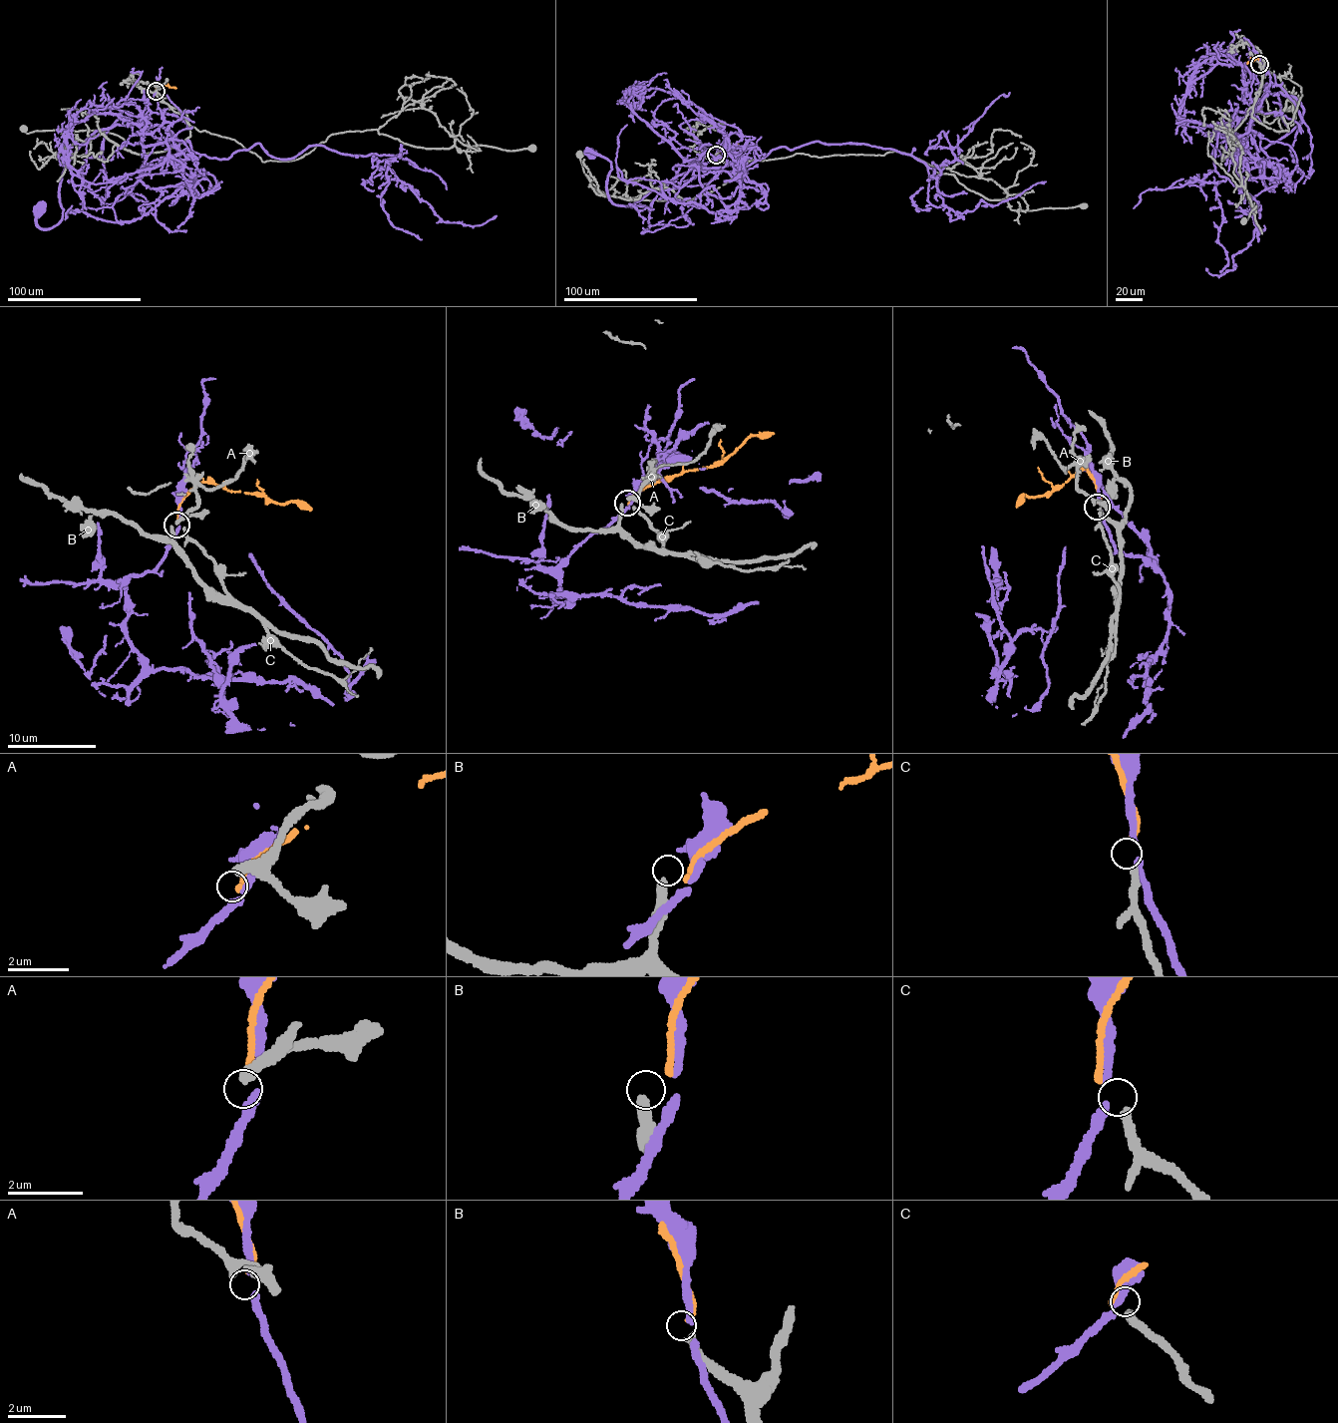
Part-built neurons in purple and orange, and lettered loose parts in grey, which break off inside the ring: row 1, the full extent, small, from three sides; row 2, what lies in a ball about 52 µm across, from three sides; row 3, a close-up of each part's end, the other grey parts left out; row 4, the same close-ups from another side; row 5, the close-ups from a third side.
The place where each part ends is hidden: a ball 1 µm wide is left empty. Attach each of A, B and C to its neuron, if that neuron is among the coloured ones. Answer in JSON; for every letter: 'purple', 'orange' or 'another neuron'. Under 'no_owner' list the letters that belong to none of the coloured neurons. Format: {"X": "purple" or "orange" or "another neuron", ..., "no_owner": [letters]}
{"A": "another neuron", "B": "another neuron", "C": "another neuron", "no_owner": ["A", "B", "C"]}

